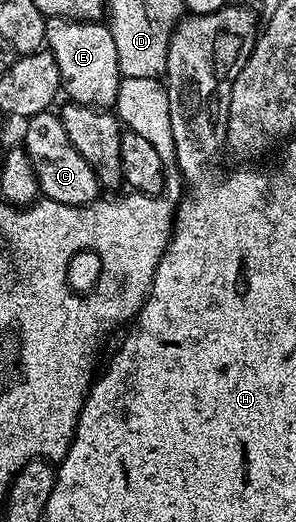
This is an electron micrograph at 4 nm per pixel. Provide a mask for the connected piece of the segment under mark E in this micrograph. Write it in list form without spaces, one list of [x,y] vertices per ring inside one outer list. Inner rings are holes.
[[[49,18],[45,24],[45,36],[48,49],[53,51],[55,60],[59,64],[64,93],[66,95],[69,93],[68,97],[72,101],[84,106],[113,108],[122,76],[119,72],[119,55],[115,53],[115,40],[111,36],[108,25],[104,21],[72,22],[69,18]]]

